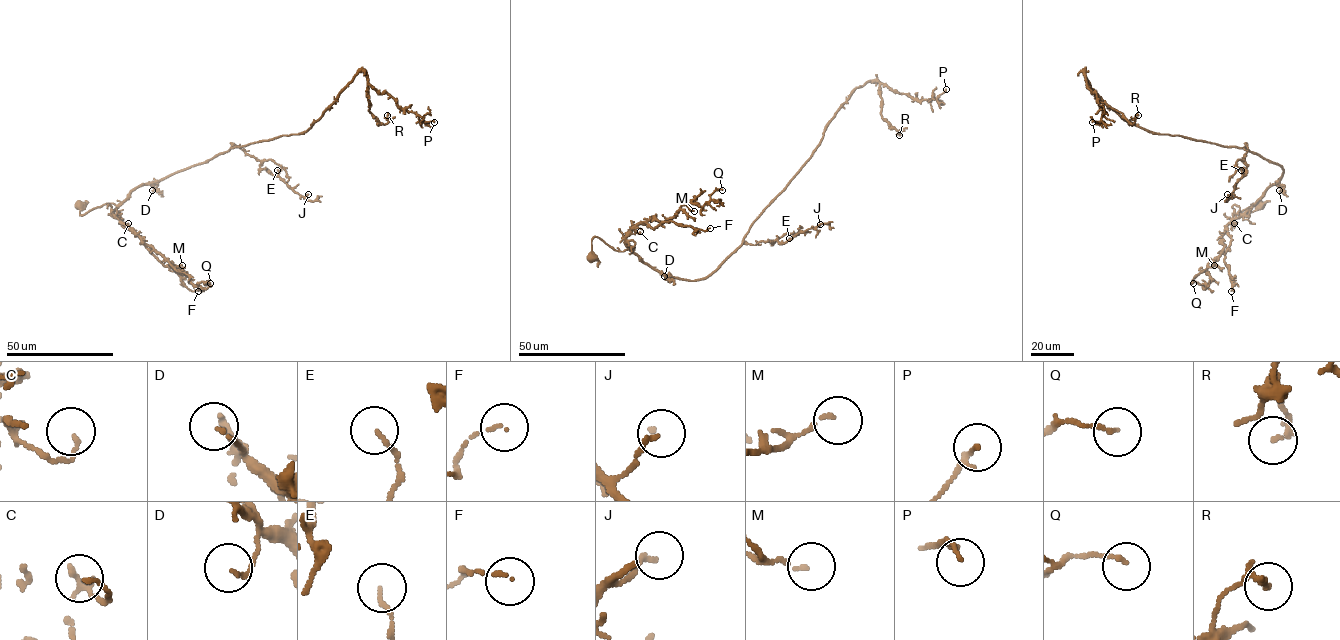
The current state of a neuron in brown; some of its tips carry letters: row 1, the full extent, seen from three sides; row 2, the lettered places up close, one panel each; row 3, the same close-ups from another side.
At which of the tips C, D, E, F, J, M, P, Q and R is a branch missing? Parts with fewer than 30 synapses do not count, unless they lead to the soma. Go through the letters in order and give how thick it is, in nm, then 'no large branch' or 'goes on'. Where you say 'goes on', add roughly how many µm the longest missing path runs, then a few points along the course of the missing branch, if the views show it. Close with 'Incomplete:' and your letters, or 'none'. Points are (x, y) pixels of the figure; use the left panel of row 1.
C: 110 nm thick; no large branch
D: 120 nm thick; no large branch
E: 110 nm thick; no large branch
F: 80 nm thick; no large branch
J: 130 nm thick; no large branch
M: 120 nm thick; no large branch
P: 150 nm thick; no large branch
Q: 120 nm thick; no large branch
R: 140 nm thick; no large branch
Incomplete: none

